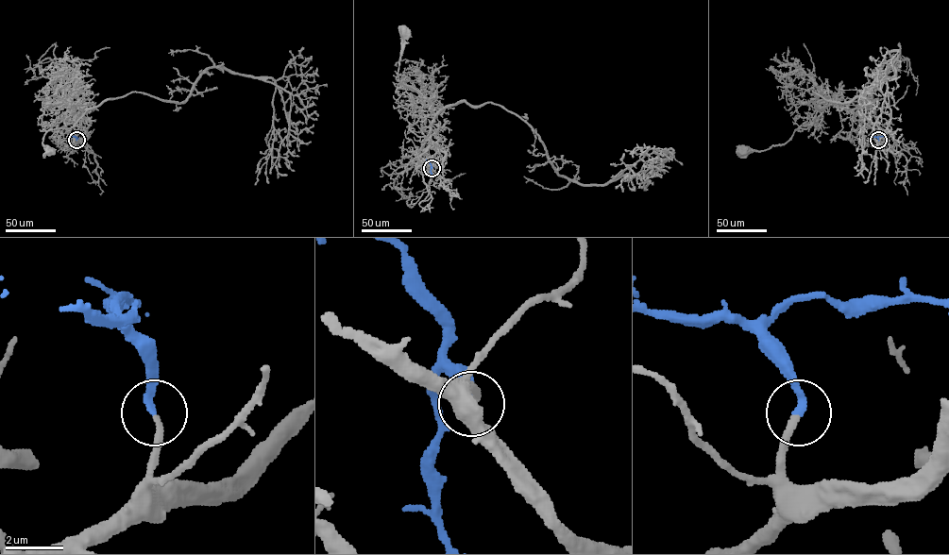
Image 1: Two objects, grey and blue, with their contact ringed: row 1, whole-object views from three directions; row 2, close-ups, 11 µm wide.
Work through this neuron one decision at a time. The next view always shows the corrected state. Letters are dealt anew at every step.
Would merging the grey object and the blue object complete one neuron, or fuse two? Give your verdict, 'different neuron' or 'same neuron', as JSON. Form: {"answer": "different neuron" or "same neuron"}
{"answer": "same neuron"}

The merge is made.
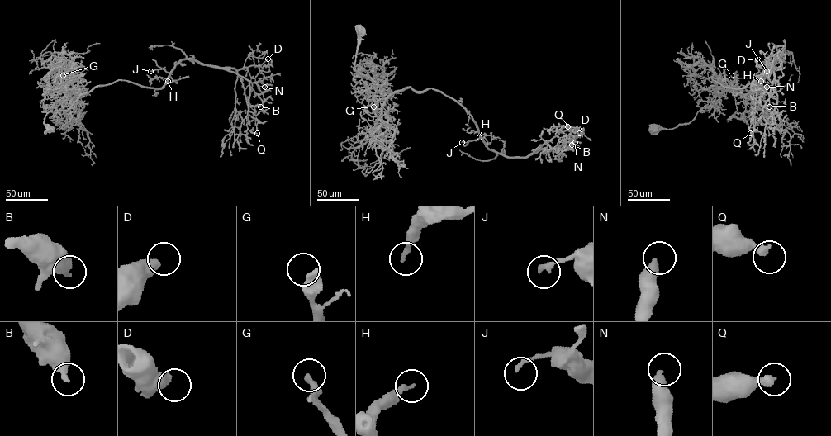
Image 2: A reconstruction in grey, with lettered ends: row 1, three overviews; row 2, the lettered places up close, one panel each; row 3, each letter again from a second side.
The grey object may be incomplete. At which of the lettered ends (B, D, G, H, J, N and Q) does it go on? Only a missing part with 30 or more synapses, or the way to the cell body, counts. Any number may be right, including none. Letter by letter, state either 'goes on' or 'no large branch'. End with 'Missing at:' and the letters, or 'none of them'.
B: no large branch
D: no large branch
G: no large branch
H: no large branch
J: no large branch
N: no large branch
Q: no large branch
Missing at: none of them

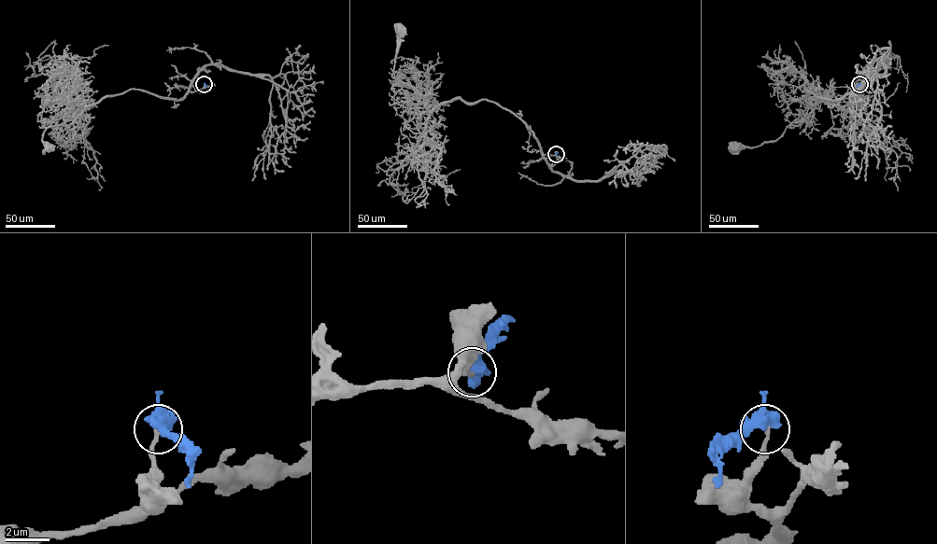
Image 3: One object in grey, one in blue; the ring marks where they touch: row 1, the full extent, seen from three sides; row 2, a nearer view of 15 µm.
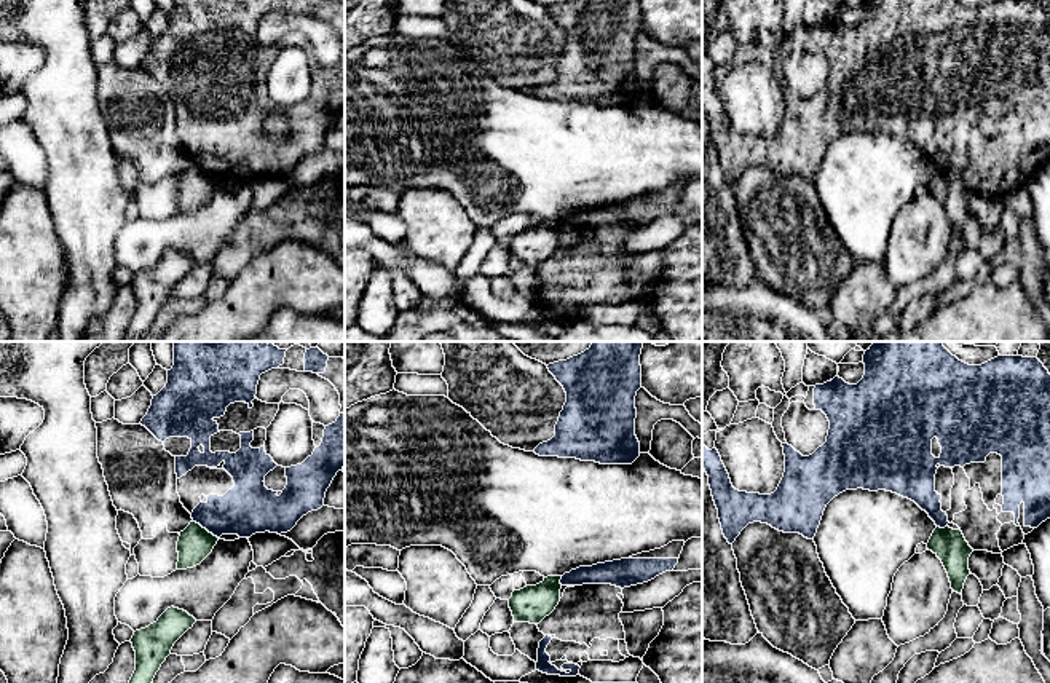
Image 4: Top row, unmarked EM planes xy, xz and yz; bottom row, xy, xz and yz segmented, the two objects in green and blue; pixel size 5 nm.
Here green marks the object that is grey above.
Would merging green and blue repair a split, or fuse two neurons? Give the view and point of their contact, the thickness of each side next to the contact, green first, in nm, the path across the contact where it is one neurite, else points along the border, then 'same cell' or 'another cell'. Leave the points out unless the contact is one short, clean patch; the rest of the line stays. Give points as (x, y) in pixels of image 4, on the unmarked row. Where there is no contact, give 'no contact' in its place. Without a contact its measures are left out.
contact xy (205, 171); calibres 180 and 260 nm; border xy (192, 163), (217, 181); another cell

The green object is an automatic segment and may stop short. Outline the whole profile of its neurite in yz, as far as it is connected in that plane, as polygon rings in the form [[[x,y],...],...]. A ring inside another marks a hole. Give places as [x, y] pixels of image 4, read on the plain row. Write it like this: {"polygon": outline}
{"polygon": [[[937,169],[927,185],[927,191],[941,203],[951,231],[962,238],[964,225],[970,217],[969,199],[973,195],[962,174],[949,169]]]}

